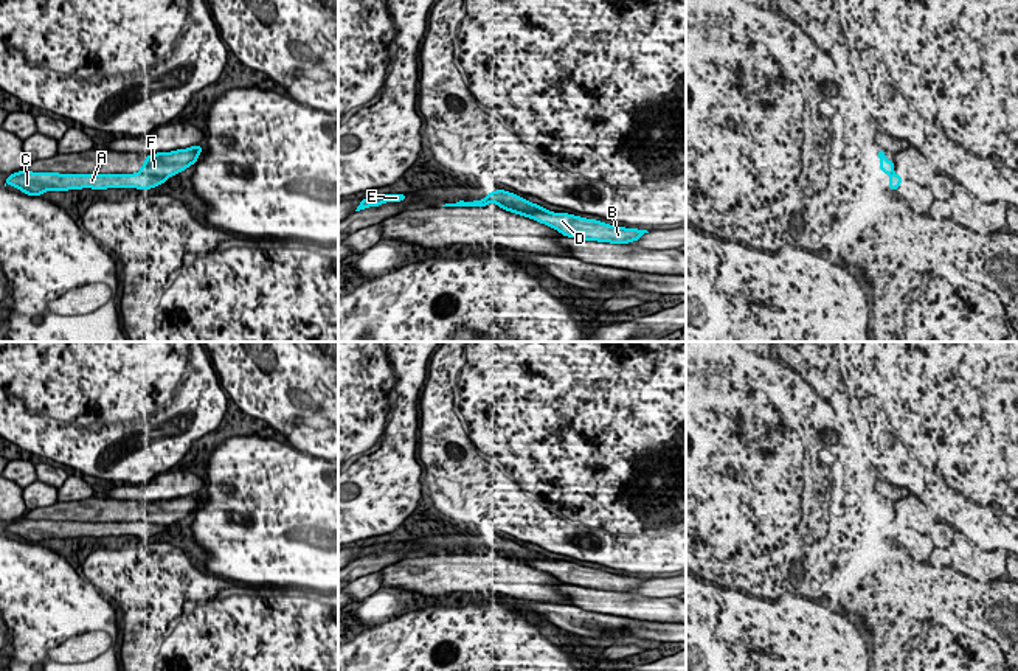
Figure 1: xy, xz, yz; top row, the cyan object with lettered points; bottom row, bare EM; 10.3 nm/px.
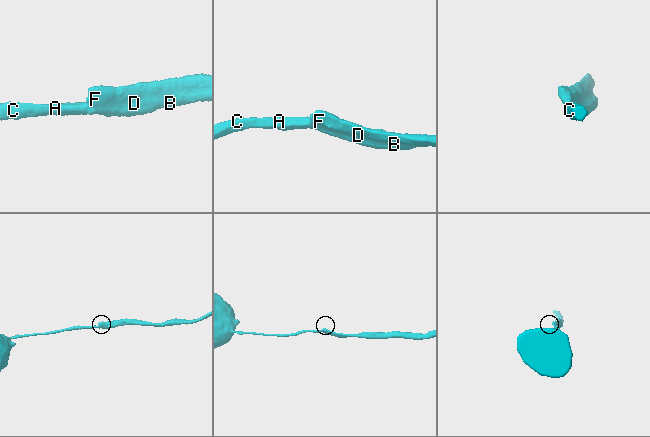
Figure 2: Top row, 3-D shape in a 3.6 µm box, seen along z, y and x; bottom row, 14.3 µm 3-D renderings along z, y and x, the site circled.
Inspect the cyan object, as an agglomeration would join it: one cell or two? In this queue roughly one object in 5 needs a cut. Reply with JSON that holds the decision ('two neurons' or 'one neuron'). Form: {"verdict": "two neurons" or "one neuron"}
{"verdict": "two neurons"}

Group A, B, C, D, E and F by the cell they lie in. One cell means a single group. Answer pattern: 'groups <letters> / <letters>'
groups A B C D E / F

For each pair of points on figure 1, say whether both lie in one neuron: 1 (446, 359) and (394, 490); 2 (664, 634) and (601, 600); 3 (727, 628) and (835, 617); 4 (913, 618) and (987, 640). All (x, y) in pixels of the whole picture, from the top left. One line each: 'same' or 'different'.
1: different
2: different
3: same
4: same

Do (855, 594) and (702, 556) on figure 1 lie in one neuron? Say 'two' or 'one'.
two

